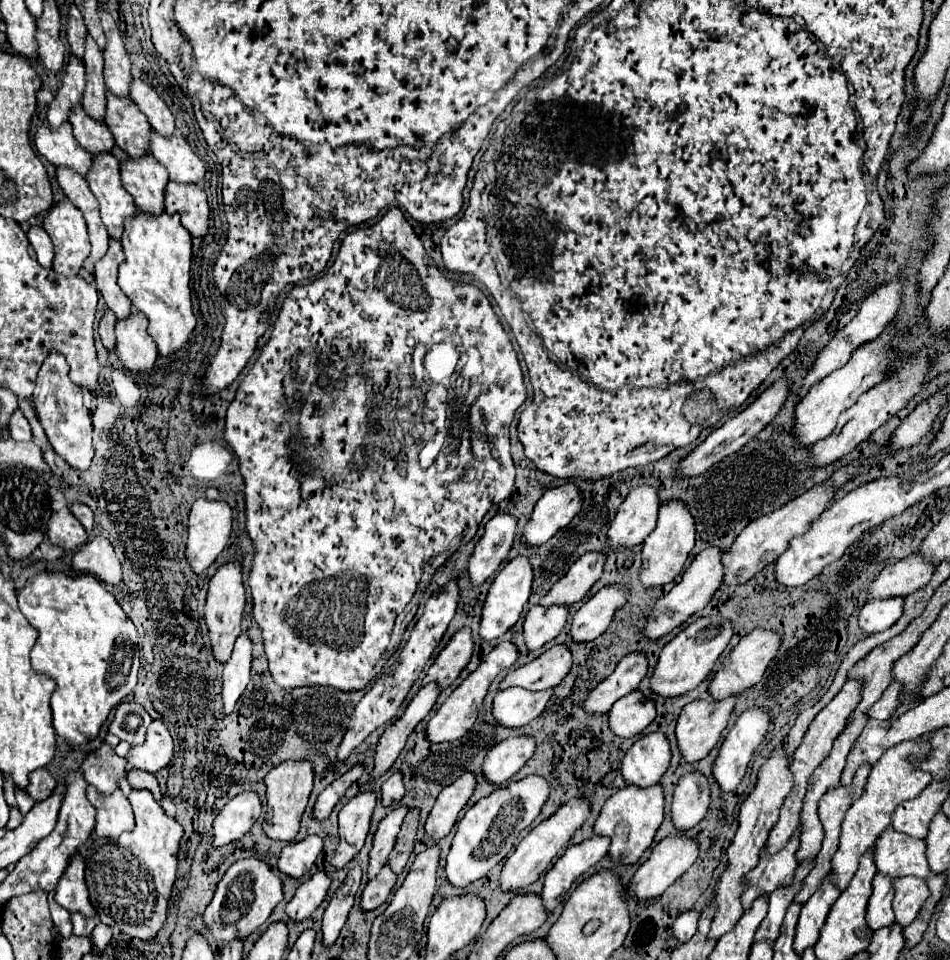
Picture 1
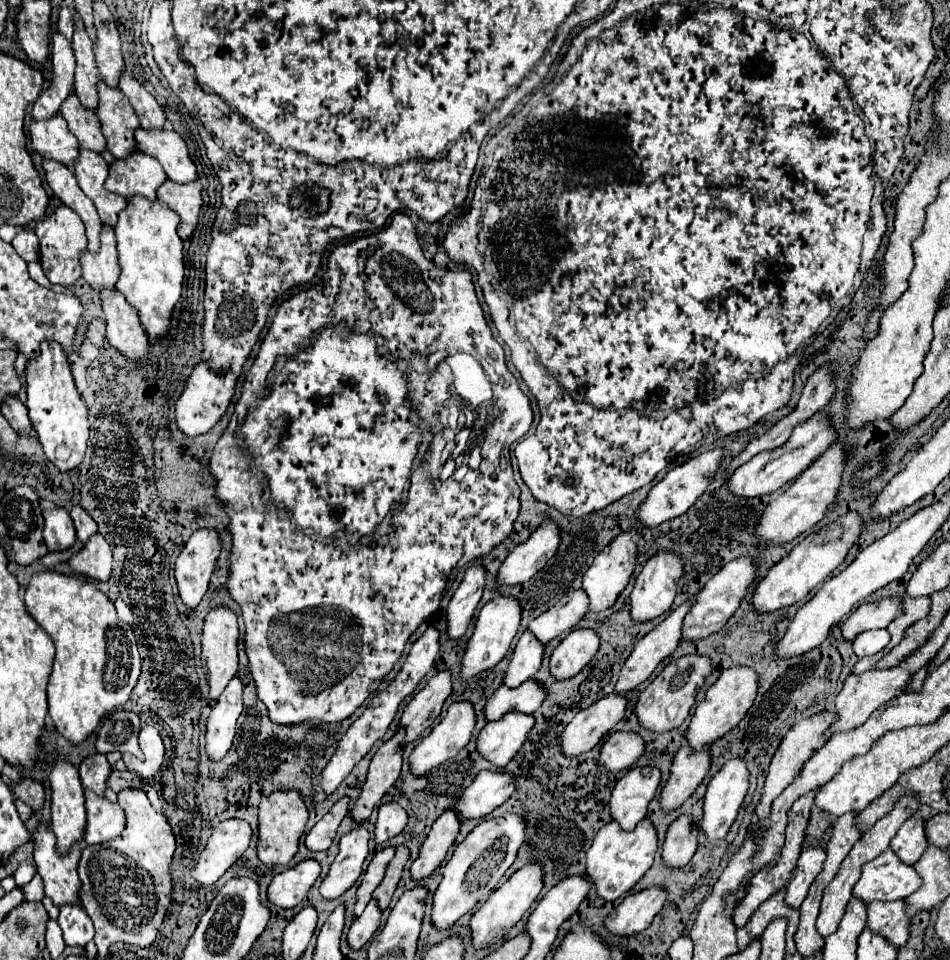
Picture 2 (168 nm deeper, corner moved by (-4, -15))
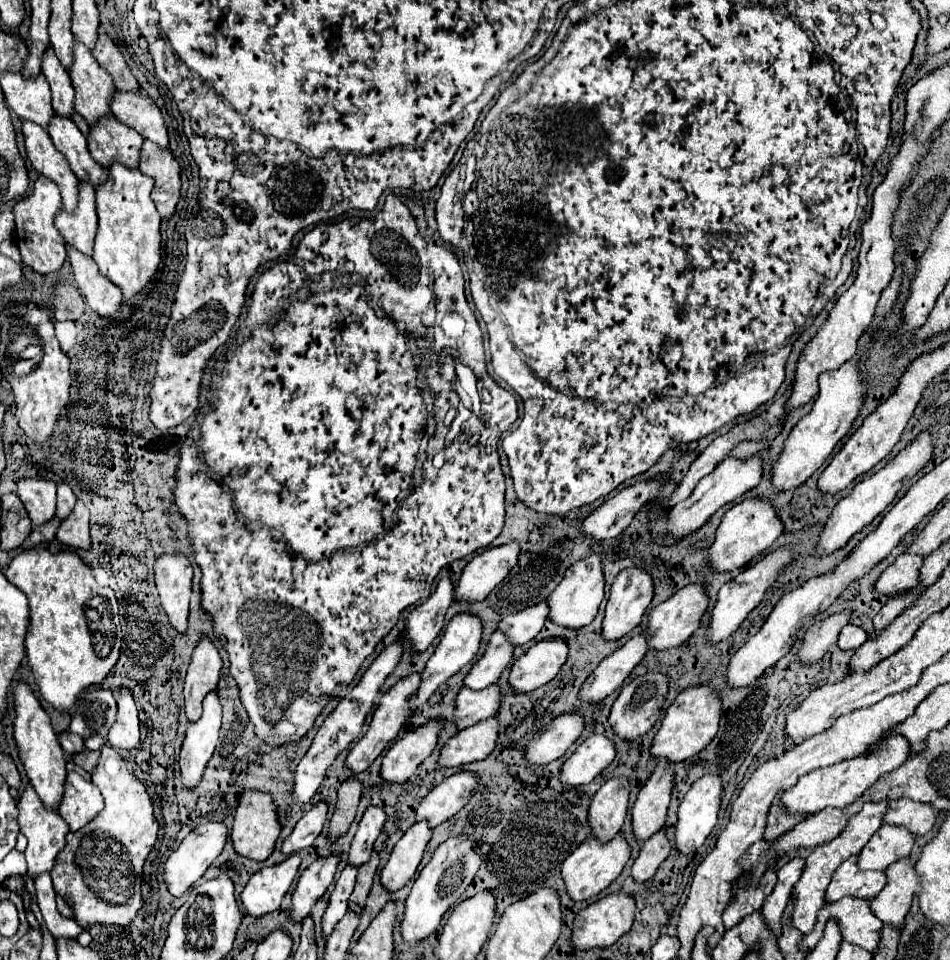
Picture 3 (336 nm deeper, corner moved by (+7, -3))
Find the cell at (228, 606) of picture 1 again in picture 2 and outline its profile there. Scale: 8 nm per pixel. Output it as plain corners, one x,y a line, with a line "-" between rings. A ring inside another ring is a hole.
216,606
208,612
204,620
204,634
202,634
202,658
208,668
208,684
210,684
210,698
218,698
222,690
228,686
232,676
238,672
238,616
228,606

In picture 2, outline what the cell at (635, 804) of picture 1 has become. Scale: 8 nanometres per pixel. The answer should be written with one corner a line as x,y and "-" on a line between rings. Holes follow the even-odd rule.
650,816
640,820
640,824
632,832
622,830
616,820
608,822
596,834
596,838
586,854
586,874
594,880
598,896
602,896
608,902
614,902
616,898
626,894
630,888
634,888
636,882
652,866
656,848
658,848
658,832
656,832

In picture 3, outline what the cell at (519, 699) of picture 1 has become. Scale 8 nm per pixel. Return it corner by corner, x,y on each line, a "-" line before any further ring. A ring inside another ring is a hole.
495,716
461,730
445,742
437,764
441,768
457,768
469,762
483,760
495,748
497,730
499,728

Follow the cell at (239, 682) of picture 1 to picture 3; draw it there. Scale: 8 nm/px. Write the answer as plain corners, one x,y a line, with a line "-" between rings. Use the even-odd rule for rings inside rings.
209,692
203,704
201,720
189,724
181,744
179,766
183,788
195,788
205,772
207,762
213,756
221,728
221,704
217,692

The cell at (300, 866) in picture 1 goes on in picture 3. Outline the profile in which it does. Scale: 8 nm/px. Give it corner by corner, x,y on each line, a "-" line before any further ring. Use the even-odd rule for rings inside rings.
297,854
285,858
281,864
269,866
253,874
241,892
241,902
247,910
247,916
259,918
265,916
281,906
283,896
293,884
293,878
297,876
297,868
301,864
301,858

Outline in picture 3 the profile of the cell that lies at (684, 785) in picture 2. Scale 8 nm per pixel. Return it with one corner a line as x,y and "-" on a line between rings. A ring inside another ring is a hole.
657,762
657,770
639,790
637,800
631,808
633,836
637,842
645,842
665,826
671,788
673,788
673,764

